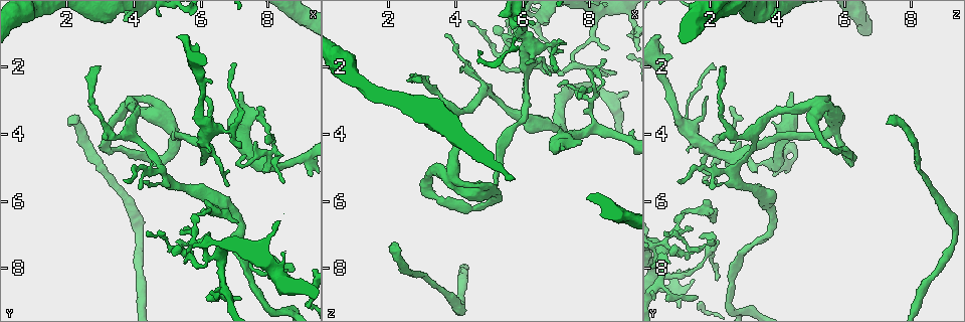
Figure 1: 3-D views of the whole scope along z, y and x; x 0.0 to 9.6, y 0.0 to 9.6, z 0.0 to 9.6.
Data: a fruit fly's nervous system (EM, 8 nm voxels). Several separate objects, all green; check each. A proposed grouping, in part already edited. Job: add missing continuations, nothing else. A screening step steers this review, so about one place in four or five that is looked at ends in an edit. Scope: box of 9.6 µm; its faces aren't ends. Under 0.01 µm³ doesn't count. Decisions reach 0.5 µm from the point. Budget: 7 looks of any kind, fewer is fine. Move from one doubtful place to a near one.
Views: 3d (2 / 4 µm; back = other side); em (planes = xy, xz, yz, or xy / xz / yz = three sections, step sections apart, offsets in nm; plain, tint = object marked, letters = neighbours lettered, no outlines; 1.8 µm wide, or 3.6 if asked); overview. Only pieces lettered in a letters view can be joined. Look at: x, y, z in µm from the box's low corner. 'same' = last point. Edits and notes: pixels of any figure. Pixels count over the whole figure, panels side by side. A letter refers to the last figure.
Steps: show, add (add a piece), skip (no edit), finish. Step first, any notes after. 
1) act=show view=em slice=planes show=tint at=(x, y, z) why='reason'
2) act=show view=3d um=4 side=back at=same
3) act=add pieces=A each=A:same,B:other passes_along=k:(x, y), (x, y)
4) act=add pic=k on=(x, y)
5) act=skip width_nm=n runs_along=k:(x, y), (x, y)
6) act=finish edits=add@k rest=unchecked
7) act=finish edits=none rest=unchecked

act=show view=3d um=4 side=back at=(7.95, 4.35, 2.15)

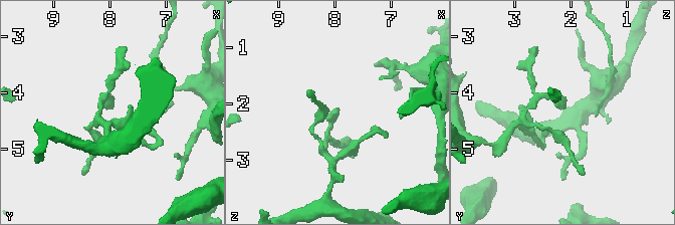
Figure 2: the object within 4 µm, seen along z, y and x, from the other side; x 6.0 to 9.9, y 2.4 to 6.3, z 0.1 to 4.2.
act=show view=em slice=planes show=letters at=(7.95, 4.25, 2.15) why='shape alone is not enough'

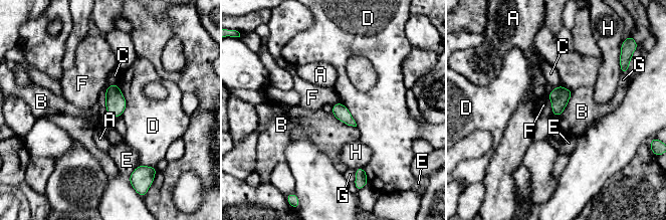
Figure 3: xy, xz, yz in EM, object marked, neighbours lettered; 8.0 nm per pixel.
act=skip width_nm=120 each=A:other,B:other,C:other,D:other,E:other,F:other,G:other,H:other border=3:(573, 90), (560, 117) found='none of them fits'

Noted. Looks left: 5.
act=show view=3d um=2 at=(7.50, 3.15, 4.40) why='stops while still wide'

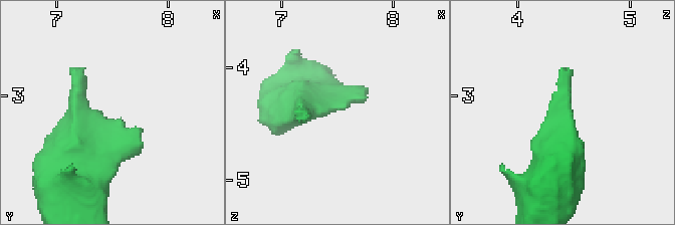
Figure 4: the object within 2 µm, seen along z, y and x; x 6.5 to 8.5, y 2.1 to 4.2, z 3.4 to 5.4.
act=show view=em slice=planes show=tint at=(7.58, 3.20, 4.34) why='now the EM'

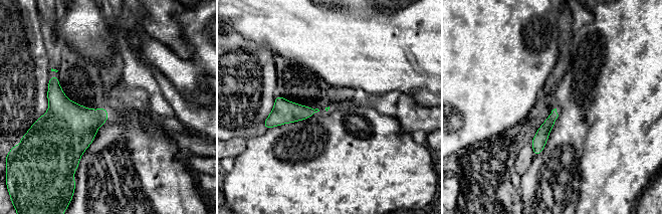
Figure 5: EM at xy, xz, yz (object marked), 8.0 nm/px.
act=show view=em slice=planes show=letters at=same

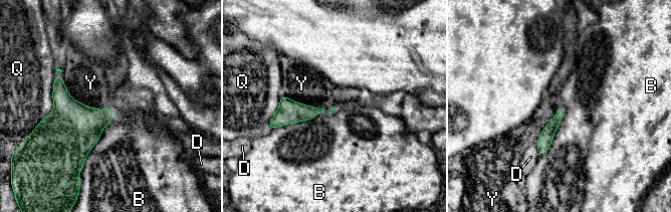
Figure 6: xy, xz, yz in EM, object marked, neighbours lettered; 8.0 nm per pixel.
act=skip each=B:other,D:other,Q:other,Y:other runs_along=6:(558, 113), (546, 135), (540, 152) found='no lettered piece goes on from it'

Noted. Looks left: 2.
act=show view=em slice=xz step=4 show=tint at=(6.20, 3.90, 1.35) why='side arm on a straight run'

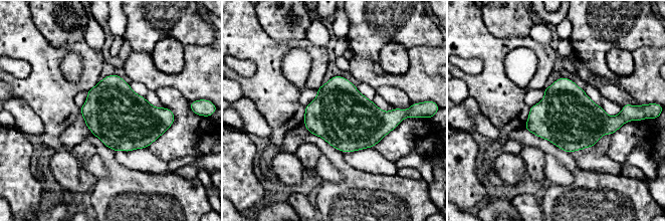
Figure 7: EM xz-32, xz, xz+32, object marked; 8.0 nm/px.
act=show view=em slice=planes show=letters at=same

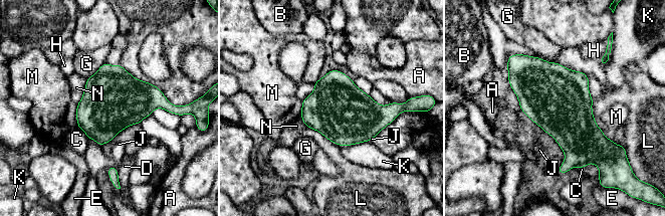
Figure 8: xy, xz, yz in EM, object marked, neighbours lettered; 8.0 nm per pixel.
act=skip longest_contact=L:300nm each=A:other,B:other,C:other,D:other,E:other,G:other,H:other,J:other,K:other,L:other,M:other,N:other border=8:(86, 79), (82, 96), (77, 103) found='none of them fits'

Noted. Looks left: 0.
act=finish edits=none rest=unchecked

